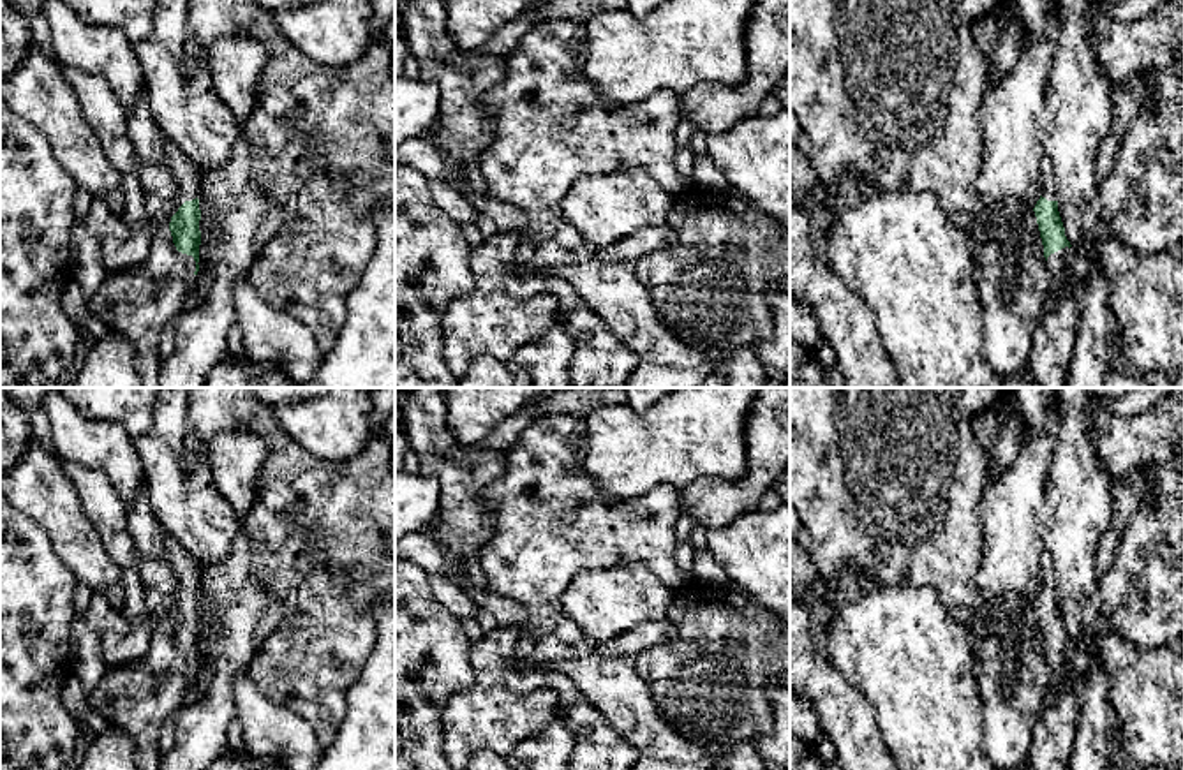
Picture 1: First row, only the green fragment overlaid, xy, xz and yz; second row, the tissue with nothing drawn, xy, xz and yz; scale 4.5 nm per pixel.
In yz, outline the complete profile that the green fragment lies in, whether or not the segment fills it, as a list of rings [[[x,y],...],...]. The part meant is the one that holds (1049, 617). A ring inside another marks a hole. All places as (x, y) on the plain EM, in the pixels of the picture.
[[[1044,553],[1040,560],[1038,580],[1040,594],[1033,606],[1051,675],[1049,694],[1054,696],[1065,689],[1068,680],[1079,687],[1090,666],[1098,659],[1095,643],[1086,641],[1084,636],[1074,643],[1065,631],[1065,622],[1058,606],[1058,576],[1047,553]]]

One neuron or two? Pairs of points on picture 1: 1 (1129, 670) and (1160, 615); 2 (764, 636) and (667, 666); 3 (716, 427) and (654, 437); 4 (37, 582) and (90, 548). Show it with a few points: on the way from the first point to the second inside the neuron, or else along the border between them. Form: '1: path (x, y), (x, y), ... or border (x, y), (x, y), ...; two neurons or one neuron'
1: border (1108, 624), (1138, 647), (1164, 647); two neurons
2: path (739, 649), (734, 649), (716, 666), (691, 666); one neuron
3: path (700, 427), (683, 437), (670, 437); one neuron
4: border (41, 529), (55, 554), (78, 580); two neurons

